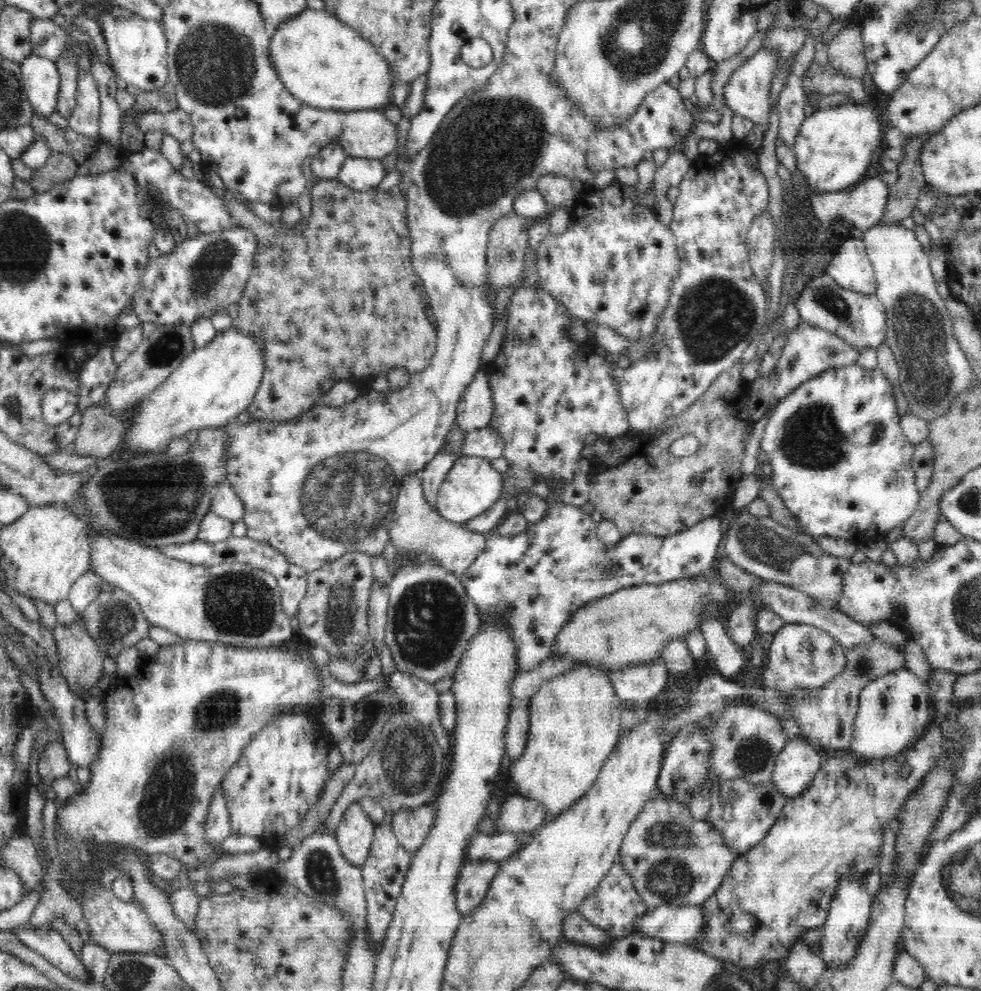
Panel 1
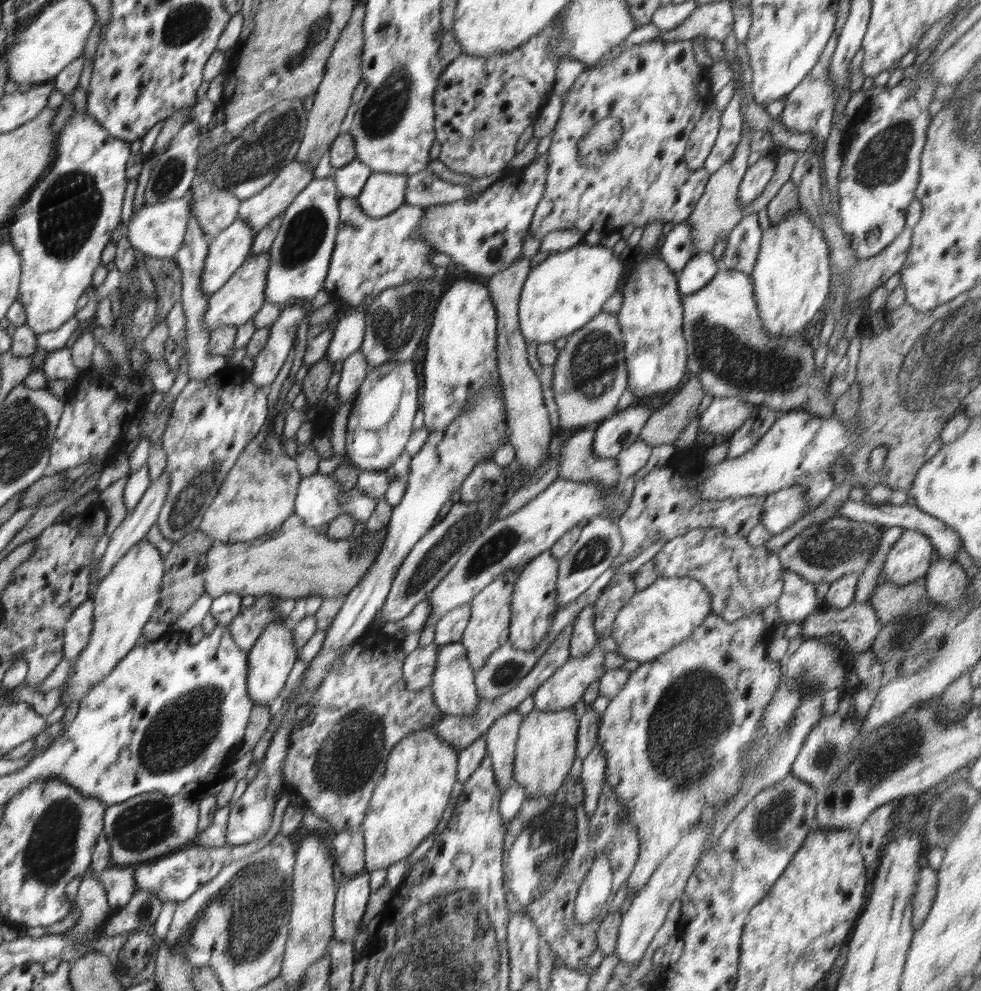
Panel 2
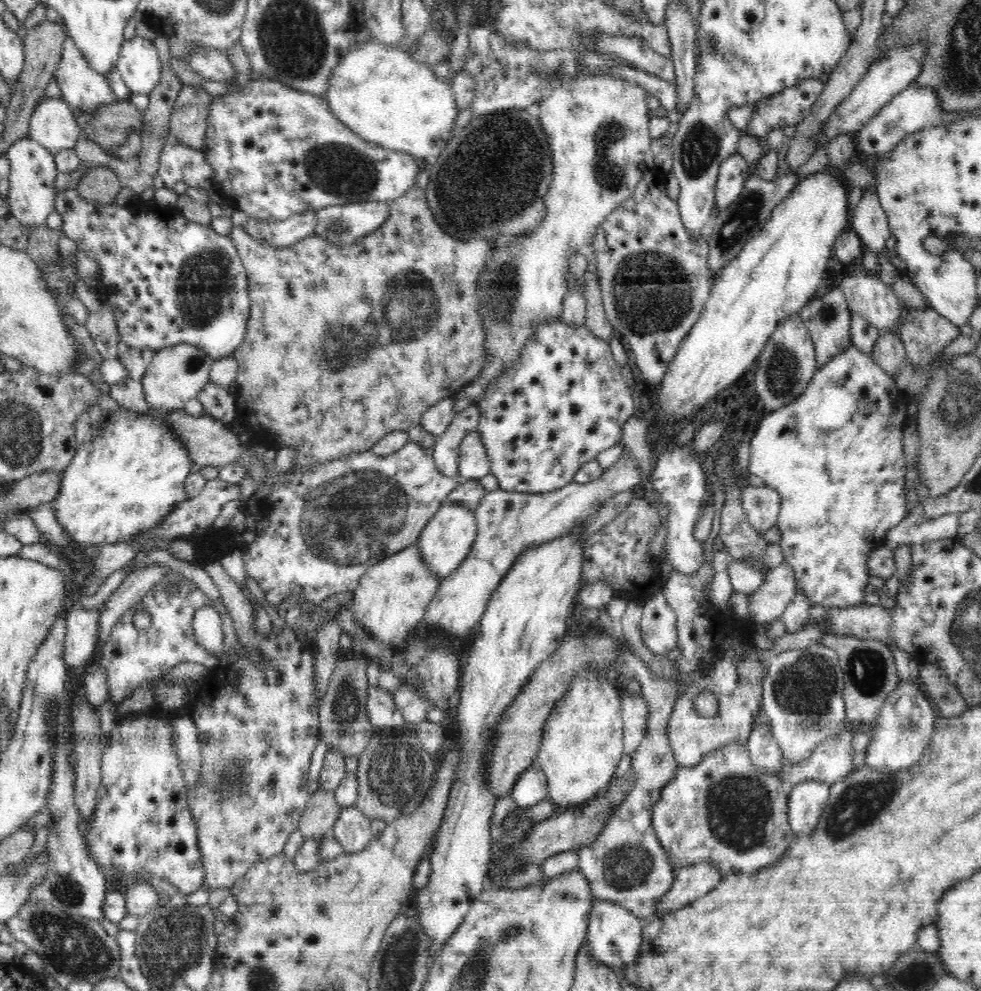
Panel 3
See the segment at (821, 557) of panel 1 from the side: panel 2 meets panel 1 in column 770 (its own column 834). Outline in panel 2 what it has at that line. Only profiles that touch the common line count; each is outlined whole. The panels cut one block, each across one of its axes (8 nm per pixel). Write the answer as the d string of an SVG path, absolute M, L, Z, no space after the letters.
M838 516L807 527L789 541L777 555L784 570L798 573L815 586L820 582L832 583L852 573L857 574L860 579L867 562L877 551L881 535L881 527L875 523Z

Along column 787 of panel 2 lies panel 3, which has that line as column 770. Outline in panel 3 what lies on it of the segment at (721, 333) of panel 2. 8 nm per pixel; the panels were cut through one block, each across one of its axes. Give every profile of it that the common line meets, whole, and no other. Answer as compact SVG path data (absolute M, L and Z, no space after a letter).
M799 314L792 315L776 327L757 359L758 366L752 380L756 384L762 411L767 413L778 410L804 393L817 371L817 364L812 339Z

